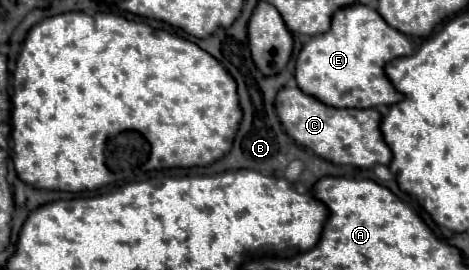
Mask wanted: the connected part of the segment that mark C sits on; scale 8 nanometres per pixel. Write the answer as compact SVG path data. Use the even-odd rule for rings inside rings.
M283 87L275 97L275 111L277 111L277 117L289 137L293 137L305 149L313 151L315 155L319 155L335 165L375 167L375 165L387 165L391 161L391 151L379 131L381 115L375 109L333 109L333 107L319 103L315 97L305 95L299 87Z

